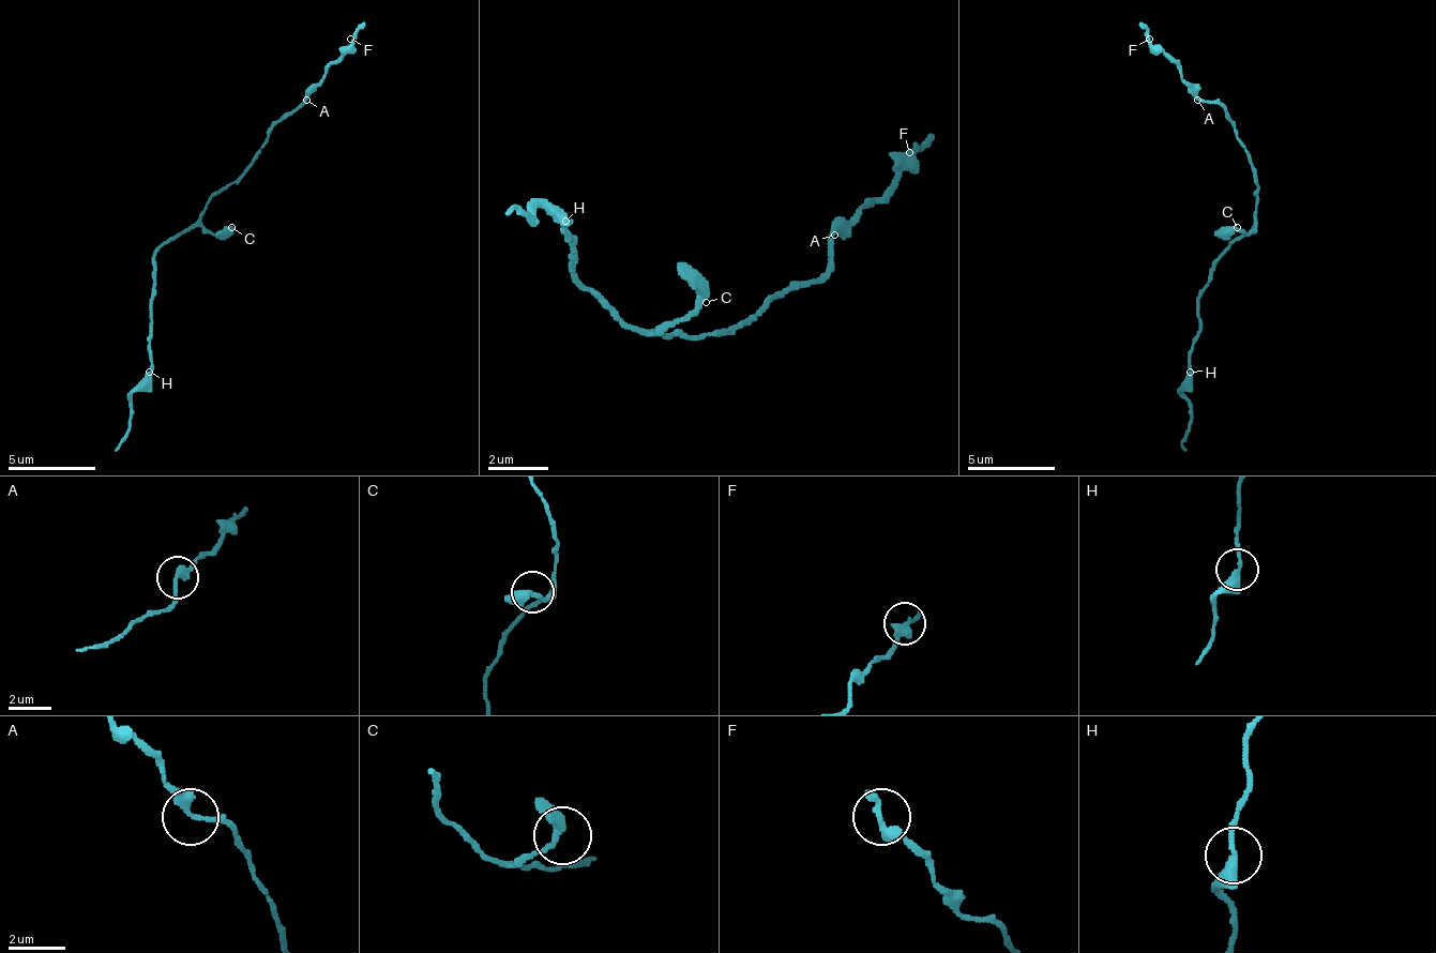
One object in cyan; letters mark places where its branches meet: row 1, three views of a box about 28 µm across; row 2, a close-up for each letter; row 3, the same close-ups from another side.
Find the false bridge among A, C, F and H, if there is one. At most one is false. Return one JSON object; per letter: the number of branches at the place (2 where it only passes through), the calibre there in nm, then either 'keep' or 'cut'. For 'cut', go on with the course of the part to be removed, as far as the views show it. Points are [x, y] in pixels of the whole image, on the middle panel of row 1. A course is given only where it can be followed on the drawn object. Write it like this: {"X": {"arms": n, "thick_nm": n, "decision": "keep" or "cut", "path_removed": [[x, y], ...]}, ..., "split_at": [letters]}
{"A": {"arms": 2, "thick_nm": 280, "decision": "keep"}, "C": {"arms": 2, "thick_nm": 320, "decision": "keep"}, "F": {"arms": 2, "thick_nm": 320, "decision": "keep"}, "H": {"arms": 2, "thick_nm": 320, "decision": "keep"}, "split_at": []}

